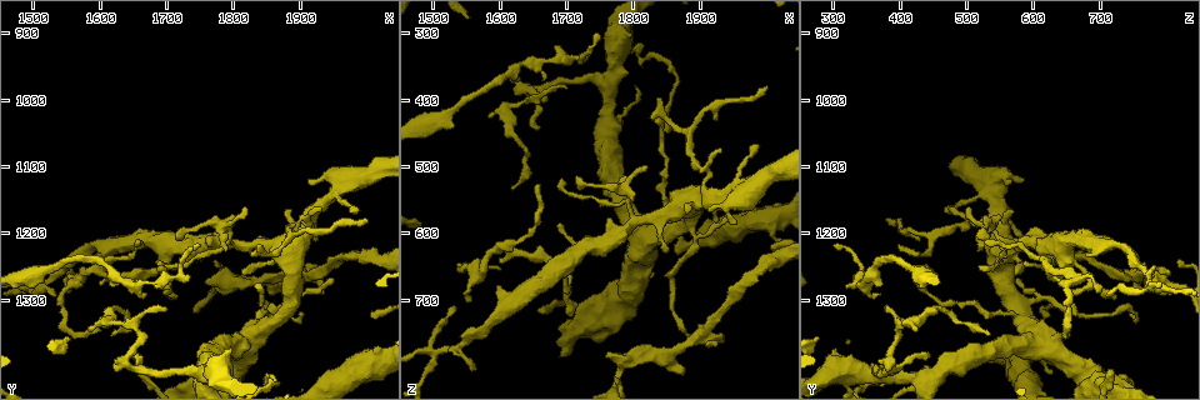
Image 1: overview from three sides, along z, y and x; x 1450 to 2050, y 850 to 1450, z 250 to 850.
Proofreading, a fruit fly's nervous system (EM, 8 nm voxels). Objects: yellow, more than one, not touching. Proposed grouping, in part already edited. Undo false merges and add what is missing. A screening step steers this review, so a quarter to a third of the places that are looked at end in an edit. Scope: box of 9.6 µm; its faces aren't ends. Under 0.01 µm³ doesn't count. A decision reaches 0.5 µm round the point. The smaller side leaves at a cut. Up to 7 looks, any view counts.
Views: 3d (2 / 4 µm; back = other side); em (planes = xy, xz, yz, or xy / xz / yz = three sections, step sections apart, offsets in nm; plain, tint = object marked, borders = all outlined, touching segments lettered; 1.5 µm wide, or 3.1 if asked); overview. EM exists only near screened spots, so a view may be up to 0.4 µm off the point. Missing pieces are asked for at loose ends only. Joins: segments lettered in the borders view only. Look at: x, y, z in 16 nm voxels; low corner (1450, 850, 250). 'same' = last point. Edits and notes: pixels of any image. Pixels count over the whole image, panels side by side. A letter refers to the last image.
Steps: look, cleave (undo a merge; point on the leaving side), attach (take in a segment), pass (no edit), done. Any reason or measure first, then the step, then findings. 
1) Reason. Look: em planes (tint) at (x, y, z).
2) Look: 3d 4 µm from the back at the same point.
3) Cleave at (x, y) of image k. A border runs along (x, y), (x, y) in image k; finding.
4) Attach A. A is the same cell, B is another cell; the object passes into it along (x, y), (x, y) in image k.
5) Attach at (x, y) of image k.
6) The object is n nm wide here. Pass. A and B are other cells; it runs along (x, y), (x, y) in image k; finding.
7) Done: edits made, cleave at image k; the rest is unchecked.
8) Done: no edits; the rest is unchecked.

Thin end. Look: 3d 4 µm at (1750, 1215, 295).

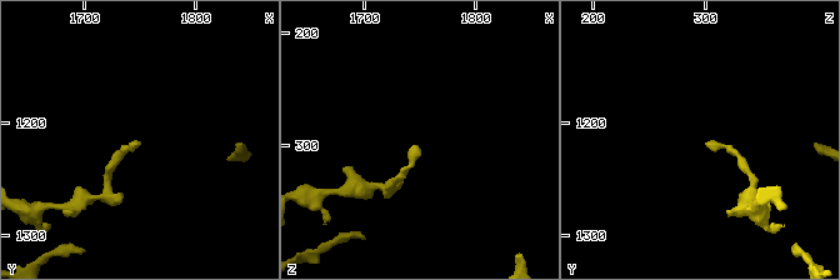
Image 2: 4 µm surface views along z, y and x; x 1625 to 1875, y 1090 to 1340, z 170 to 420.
Need the tissue. Look: em xz step 4 (tint) at (1744, 1218, 300).

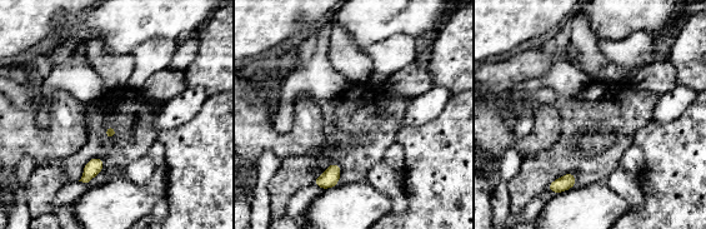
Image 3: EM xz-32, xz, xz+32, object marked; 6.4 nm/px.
Look: em planes (borders) at the same point.

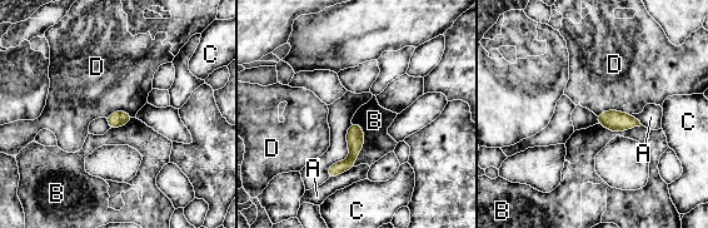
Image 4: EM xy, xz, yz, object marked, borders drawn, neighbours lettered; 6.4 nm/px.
The longest contact is with B, 280 nm. Pass. A, B, C and D are other cells; none of them fits.

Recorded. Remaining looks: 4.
Thick end. Look: 3d 2 µm at (1795, 1375, 310).

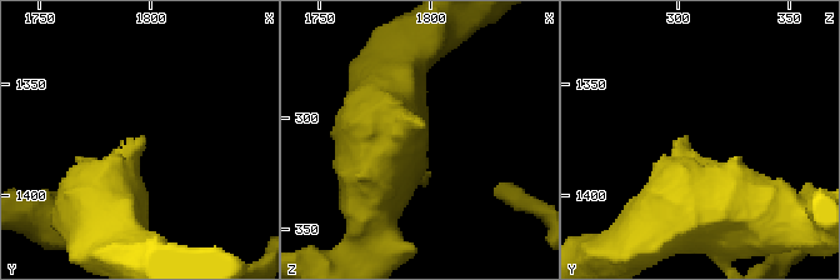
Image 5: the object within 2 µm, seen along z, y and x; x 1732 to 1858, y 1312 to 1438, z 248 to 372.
Shape alone is not enough. Look: em planes (borders) at (1797, 1376, 305).

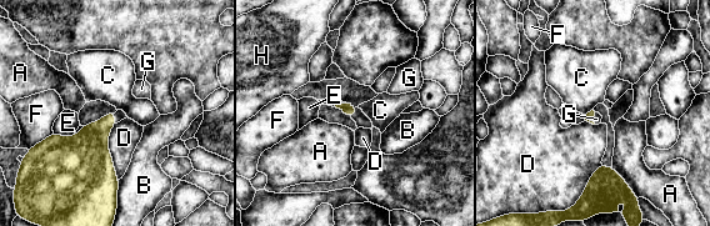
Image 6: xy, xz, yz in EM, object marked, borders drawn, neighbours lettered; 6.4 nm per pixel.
The longest contact is with D, 360 nm. Attach G. G is the same cell, A, B, C, D, E, F and H are other cells; the object passes into it along (349, 110), (355, 112), (361, 120) in image 6; the neuron continues.

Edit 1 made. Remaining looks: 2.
Redraw. Look: overview.

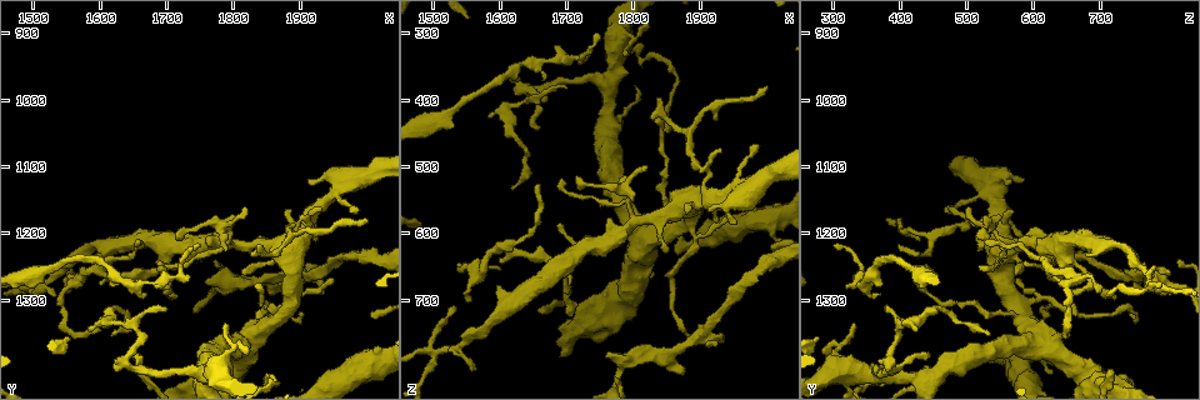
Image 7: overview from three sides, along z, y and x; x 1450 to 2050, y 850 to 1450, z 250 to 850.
Sharp bend. Look: em xy step 8 (borders) at (1660, 1350, 395).

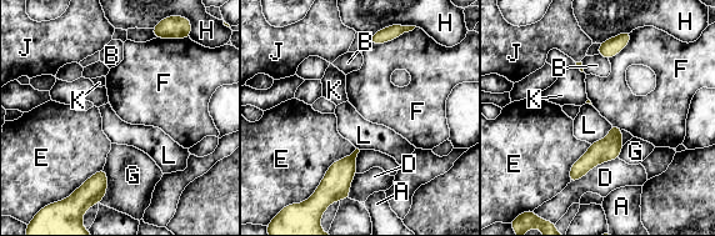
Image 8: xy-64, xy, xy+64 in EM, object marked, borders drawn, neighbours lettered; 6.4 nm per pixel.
The longest contact is with D, 360 nm. Pass. A, B, D, E, F, G, H, J, K and L are other cells; a border runs along (631, 34), (630, 41), (609, 60) in image 8; continuous, no second neuron.

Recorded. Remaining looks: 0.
Done: edits made, attach at image 6; the rest is unchecked.

